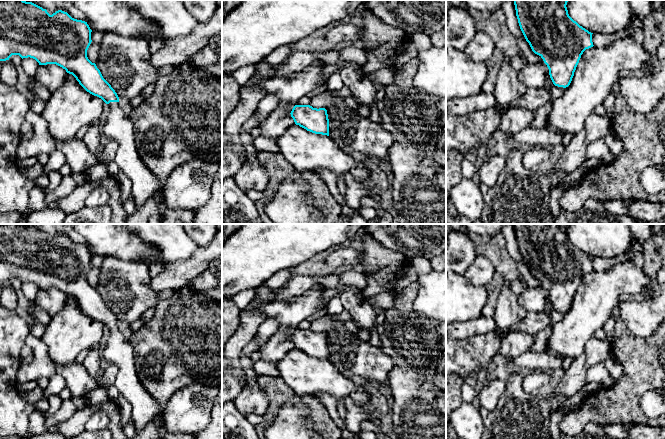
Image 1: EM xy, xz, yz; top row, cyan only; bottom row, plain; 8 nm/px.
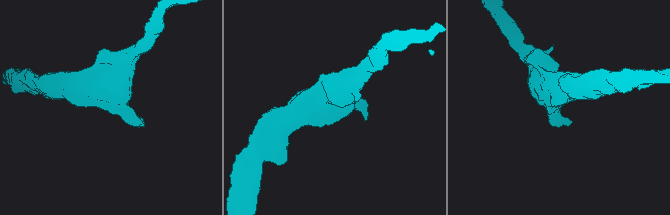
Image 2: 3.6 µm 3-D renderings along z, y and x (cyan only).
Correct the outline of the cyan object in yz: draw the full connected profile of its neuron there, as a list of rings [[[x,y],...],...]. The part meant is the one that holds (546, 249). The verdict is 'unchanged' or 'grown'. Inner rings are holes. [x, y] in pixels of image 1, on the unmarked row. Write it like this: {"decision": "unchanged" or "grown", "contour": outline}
{"decision": "unchanged", "contour": [[[513,224],[520,253],[532,275],[539,279],[549,293],[555,310],[570,309],[581,279],[593,271],[592,258],[568,238],[568,224]]]}

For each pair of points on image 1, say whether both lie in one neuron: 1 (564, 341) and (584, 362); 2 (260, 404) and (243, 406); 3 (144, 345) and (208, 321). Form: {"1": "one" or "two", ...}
{"1": "two", "2": "one", "3": "one"}

